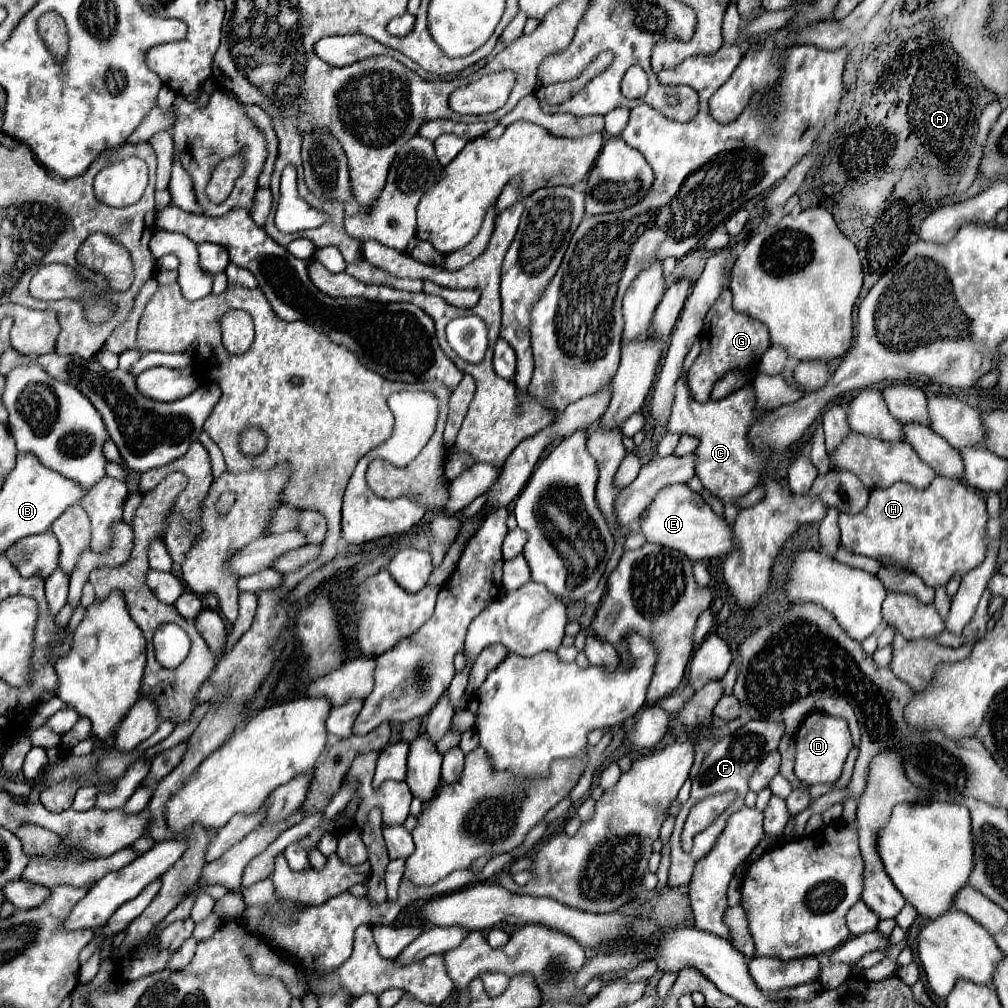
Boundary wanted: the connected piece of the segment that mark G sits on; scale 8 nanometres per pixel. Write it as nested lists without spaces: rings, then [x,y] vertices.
[[[725,289],[721,293],[721,297],[711,305],[707,317],[705,317],[705,325],[701,331],[701,353],[695,359],[693,367],[689,369],[689,387],[695,393],[695,399],[705,403],[711,397],[711,389],[713,385],[729,371],[739,369],[745,371],[749,369],[753,363],[759,363],[761,355],[771,347],[771,339],[769,339],[769,331],[765,325],[761,325],[759,321],[747,317],[745,313],[737,313],[733,309],[731,303],[731,291]]]

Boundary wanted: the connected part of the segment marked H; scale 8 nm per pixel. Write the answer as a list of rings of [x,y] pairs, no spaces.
[[[941,475],[925,489],[915,489],[909,483],[875,489],[861,513],[839,515],[841,545],[847,551],[871,559],[887,557],[919,575],[931,589],[945,587],[951,577],[963,577],[983,563],[989,547],[987,521],[983,497],[961,481]]]

